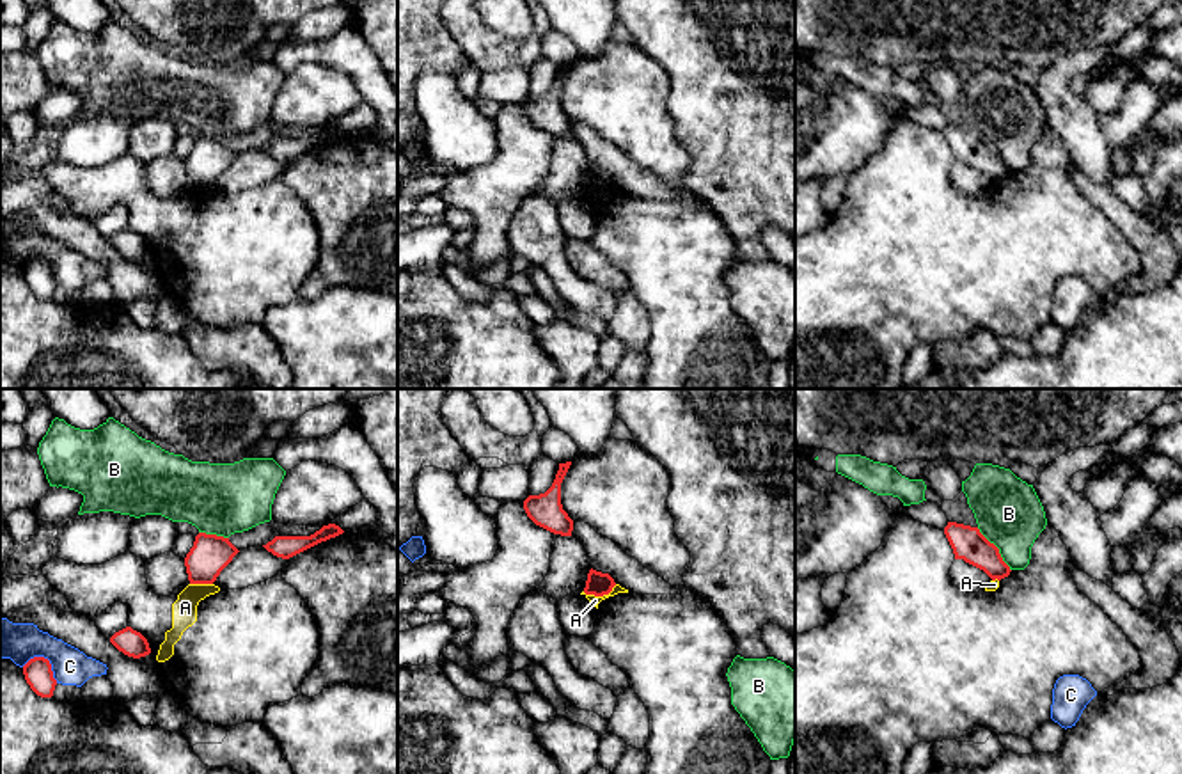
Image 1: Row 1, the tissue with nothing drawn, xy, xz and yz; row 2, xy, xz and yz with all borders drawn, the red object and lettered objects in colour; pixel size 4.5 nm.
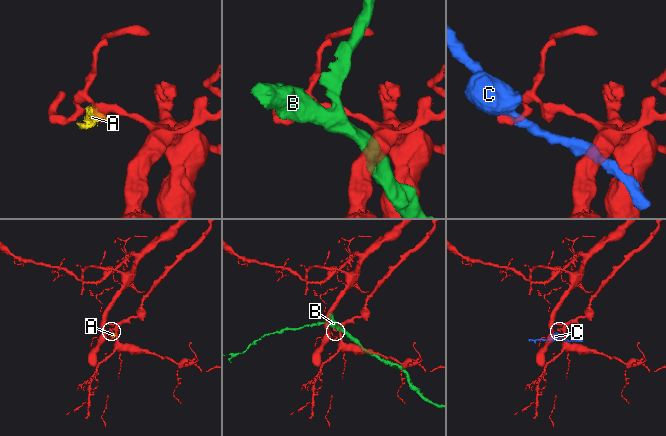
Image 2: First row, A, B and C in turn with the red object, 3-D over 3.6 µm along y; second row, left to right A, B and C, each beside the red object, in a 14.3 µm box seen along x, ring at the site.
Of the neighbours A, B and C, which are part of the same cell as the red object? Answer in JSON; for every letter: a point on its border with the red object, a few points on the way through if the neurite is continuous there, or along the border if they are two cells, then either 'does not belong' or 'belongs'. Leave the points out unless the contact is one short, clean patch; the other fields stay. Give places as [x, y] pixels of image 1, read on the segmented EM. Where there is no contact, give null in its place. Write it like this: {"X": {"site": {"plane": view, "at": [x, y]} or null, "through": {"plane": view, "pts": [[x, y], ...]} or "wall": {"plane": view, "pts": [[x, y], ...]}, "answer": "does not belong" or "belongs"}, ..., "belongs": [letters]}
{"A": {"site": {"plane": "xz", "at": [598, 595]}, "wall": {"plane": "xz", "pts": [[616, 584], [602, 595], [586, 595], [583, 592]]}, "answer": "does not belong"}, "B": {"site": {"plane": "yz", "at": [998, 549]}, "answer": "does not belong"}, "C": {"site": {"plane": "xy", "at": [47, 659]}, "answer": "does not belong"}, "belongs": []}

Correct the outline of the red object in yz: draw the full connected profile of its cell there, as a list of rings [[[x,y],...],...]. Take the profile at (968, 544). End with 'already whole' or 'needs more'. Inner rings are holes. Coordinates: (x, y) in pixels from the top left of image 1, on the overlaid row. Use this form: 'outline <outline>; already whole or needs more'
outline [[[948,522],[944,534],[953,549],[955,559],[983,570],[992,580],[1010,575],[1010,566],[1003,561],[999,549],[990,543],[978,527]]]; already whole

